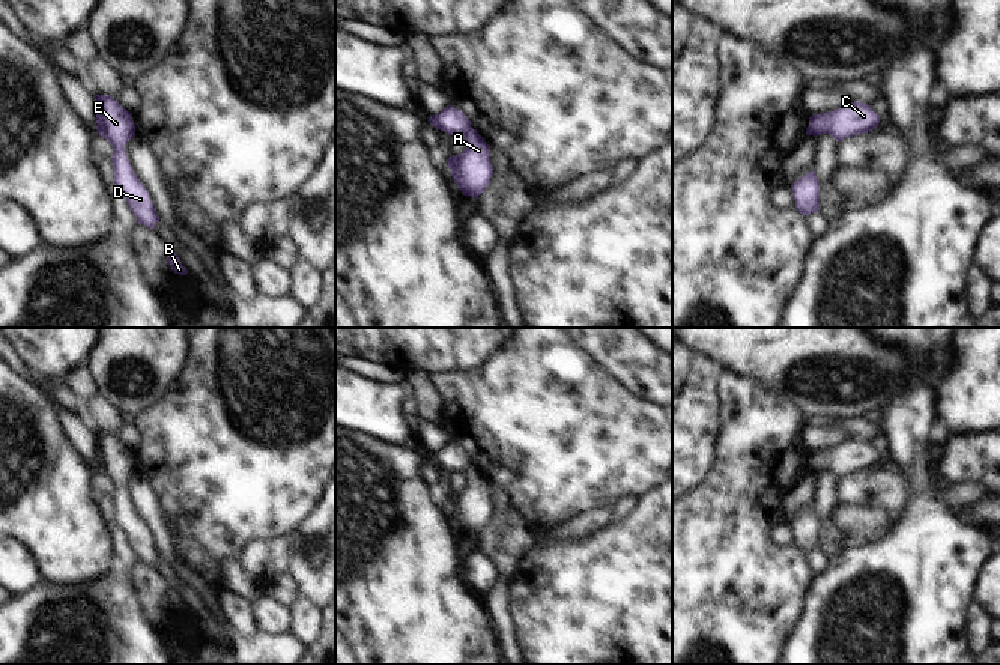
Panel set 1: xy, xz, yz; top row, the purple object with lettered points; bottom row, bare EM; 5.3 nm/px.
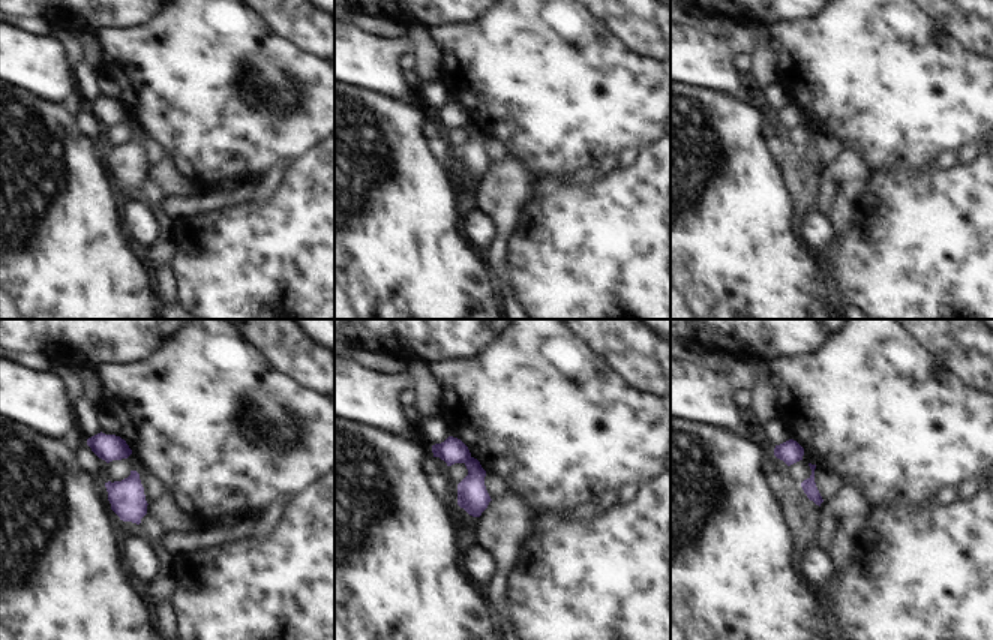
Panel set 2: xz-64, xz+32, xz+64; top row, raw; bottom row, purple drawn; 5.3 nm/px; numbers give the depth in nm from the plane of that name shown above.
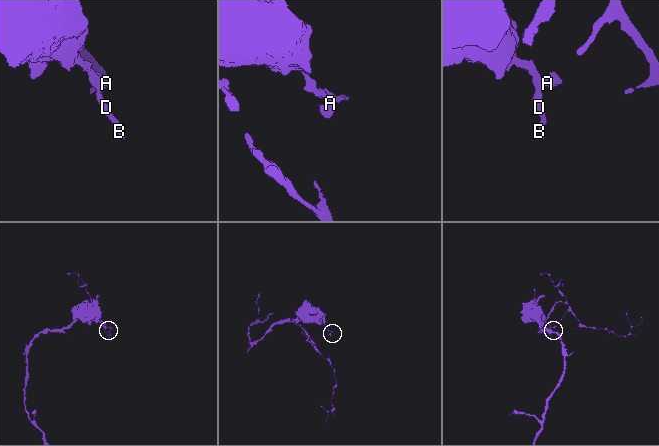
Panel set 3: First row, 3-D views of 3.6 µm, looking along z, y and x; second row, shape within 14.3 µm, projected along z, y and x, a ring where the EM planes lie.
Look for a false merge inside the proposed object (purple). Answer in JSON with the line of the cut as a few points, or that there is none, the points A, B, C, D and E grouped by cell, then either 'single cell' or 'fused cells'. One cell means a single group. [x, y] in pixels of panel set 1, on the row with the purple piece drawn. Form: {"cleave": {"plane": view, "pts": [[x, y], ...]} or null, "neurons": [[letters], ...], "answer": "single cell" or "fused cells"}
{"cleave": {"plane": "xz", "pts": [[471, 127], [462, 134]]}, "neurons": [["A", "C"], ["B", "D", "E"]], "answer": "fused cells"}

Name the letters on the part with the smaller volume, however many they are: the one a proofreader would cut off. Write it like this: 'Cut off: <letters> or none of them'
Cut off: A, C

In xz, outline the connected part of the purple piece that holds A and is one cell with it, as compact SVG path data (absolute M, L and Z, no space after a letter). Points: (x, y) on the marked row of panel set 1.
M472 126L463 134L466 149L447 159L451 178L463 196L478 197L489 185L493 167L489 158L490 146Z

